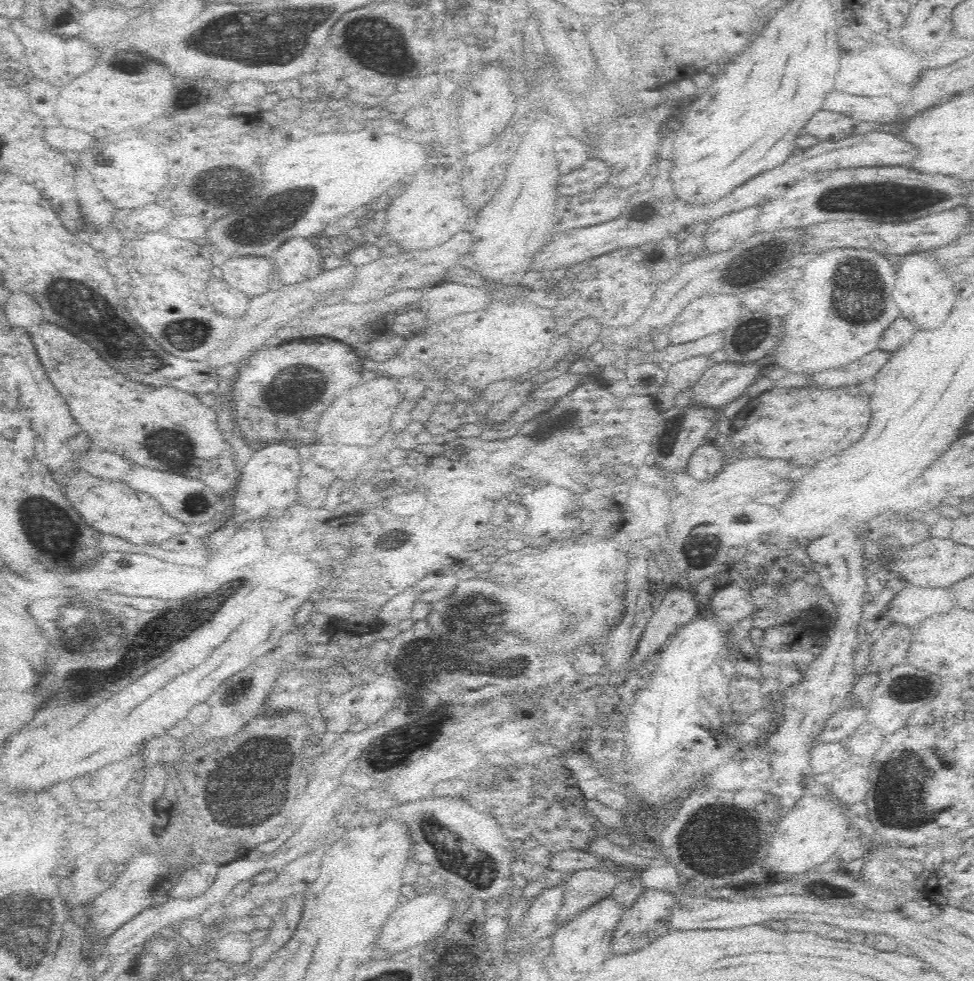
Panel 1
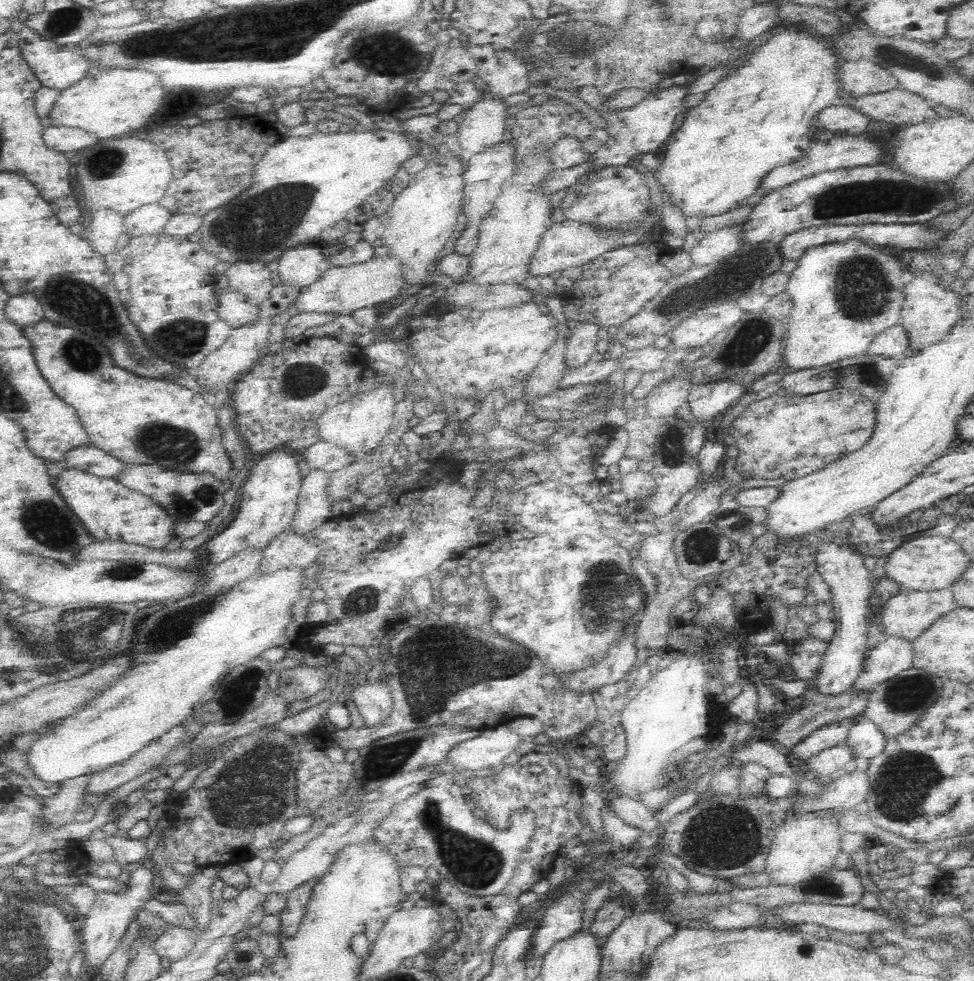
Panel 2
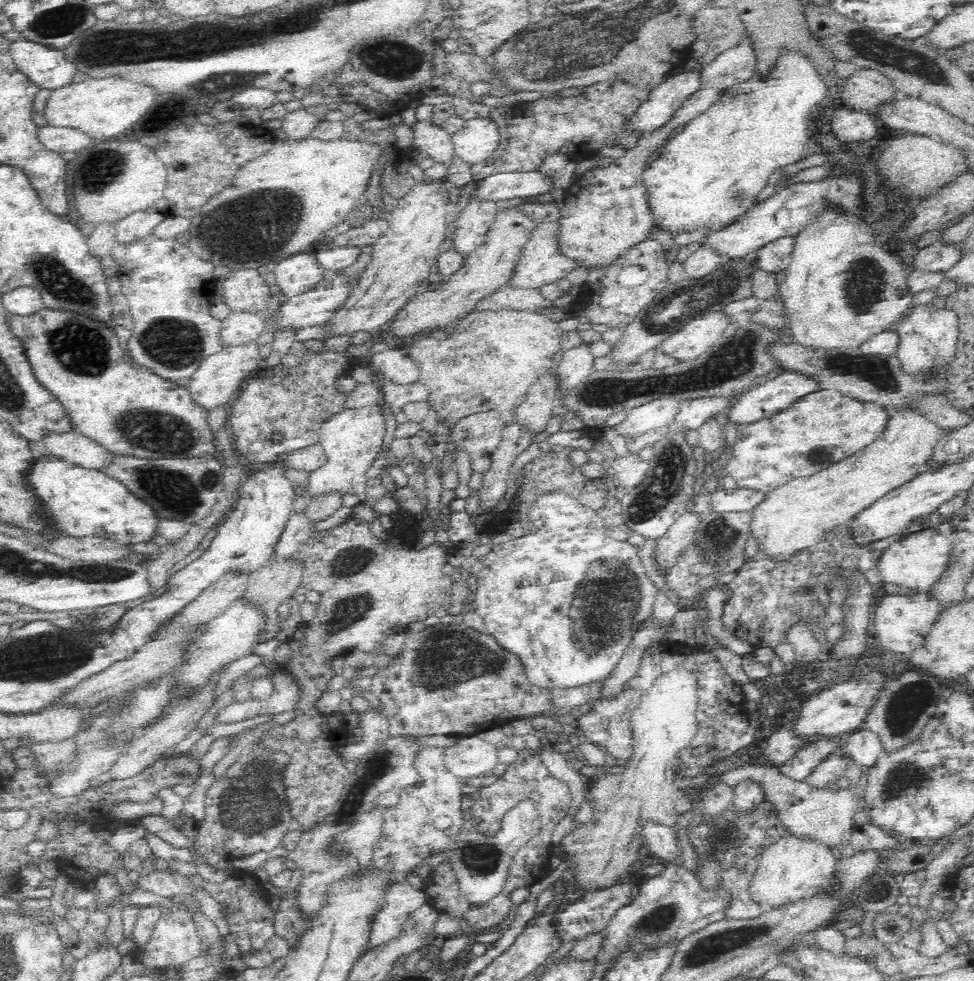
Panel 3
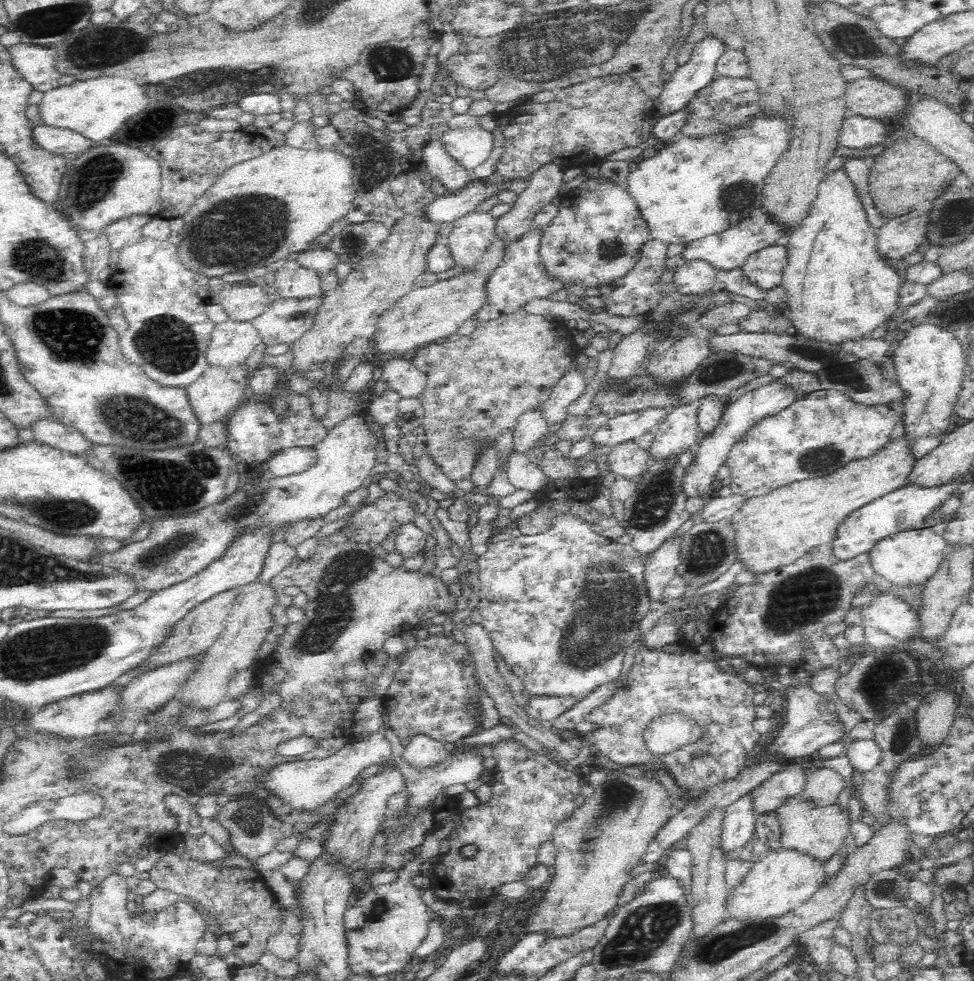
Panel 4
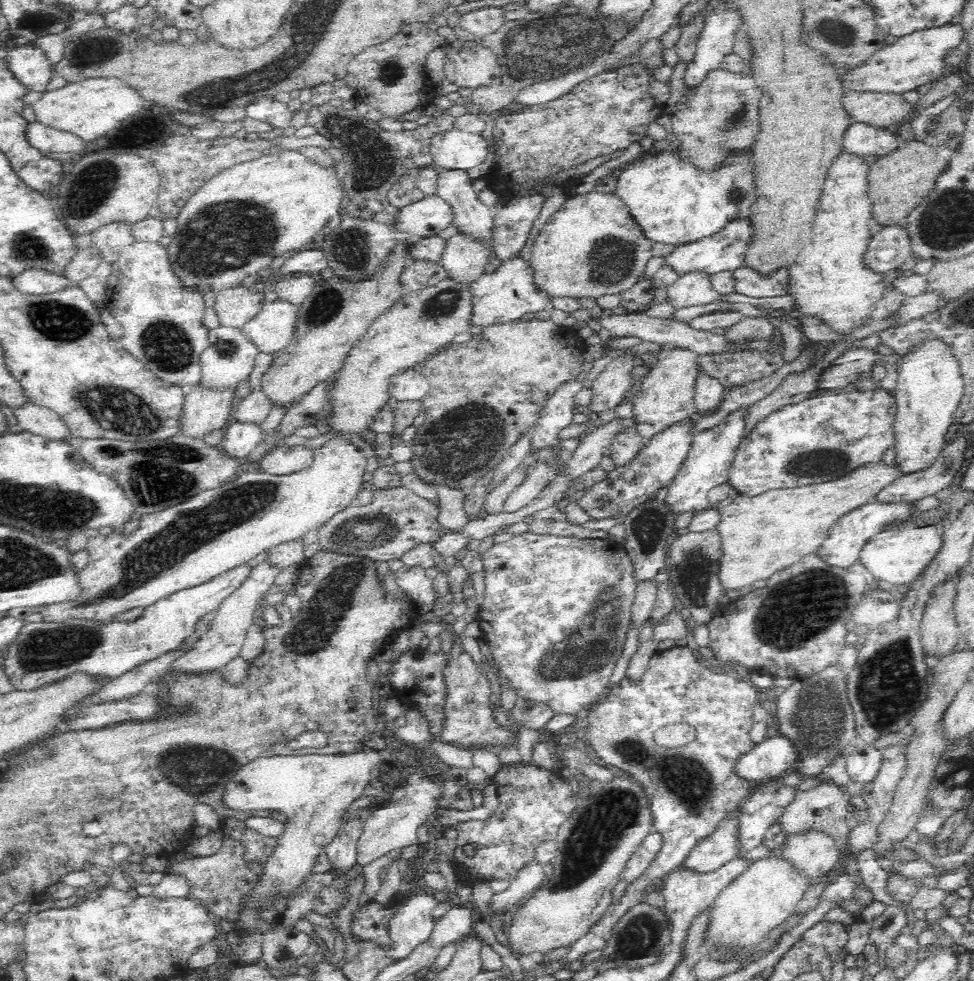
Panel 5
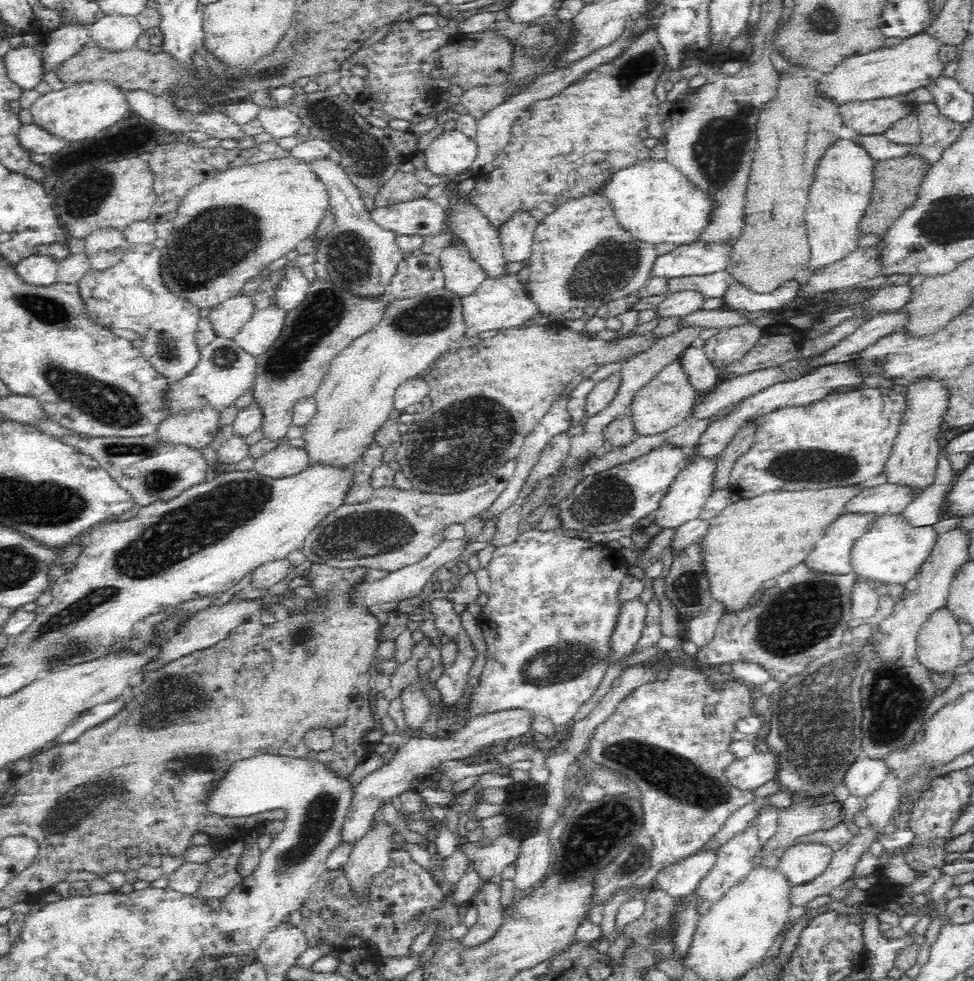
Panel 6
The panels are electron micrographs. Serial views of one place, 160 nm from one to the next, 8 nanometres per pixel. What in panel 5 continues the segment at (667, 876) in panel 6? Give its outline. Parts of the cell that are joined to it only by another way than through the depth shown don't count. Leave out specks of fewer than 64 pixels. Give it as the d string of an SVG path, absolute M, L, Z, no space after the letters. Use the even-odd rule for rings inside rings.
M738 810L724 818L710 836L700 840L682 865L698 872L711 873L728 862L740 859L744 848L739 836L741 828L739 812Z

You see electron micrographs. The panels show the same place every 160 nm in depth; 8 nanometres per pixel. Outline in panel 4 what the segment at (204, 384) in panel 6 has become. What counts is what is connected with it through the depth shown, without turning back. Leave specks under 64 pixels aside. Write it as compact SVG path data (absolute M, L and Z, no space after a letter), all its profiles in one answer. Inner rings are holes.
M228 319L215 326L207 351L207 362L215 366L232 366L246 361L262 343L251 321Z

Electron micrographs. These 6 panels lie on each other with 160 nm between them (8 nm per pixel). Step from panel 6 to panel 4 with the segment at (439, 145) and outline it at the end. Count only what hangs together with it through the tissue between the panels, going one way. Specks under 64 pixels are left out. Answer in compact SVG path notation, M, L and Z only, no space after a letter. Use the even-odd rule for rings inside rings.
M482 125L448 129L440 140L444 143L444 150L466 169L466 173L484 164L494 148L492 132Z

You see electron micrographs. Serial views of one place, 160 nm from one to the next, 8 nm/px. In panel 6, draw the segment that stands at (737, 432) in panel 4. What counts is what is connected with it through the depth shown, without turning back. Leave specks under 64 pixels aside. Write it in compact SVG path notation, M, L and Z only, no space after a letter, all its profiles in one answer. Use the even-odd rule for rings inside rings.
M696 443L687 448L687 457L685 464L680 469L674 482L668 487L660 504L652 513L658 525L662 528L678 528L681 524L689 520L698 518L703 510L706 500L714 491L714 482L716 476L716 466L719 465L719 455L700 455L698 452L700 443Z

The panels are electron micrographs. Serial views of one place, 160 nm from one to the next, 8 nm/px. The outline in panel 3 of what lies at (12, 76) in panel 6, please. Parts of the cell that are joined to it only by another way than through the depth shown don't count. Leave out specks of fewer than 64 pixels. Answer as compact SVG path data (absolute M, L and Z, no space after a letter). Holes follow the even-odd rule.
M20 38L11 44L12 58L18 69L40 88L54 91L72 84L76 65L65 57L63 49Z

